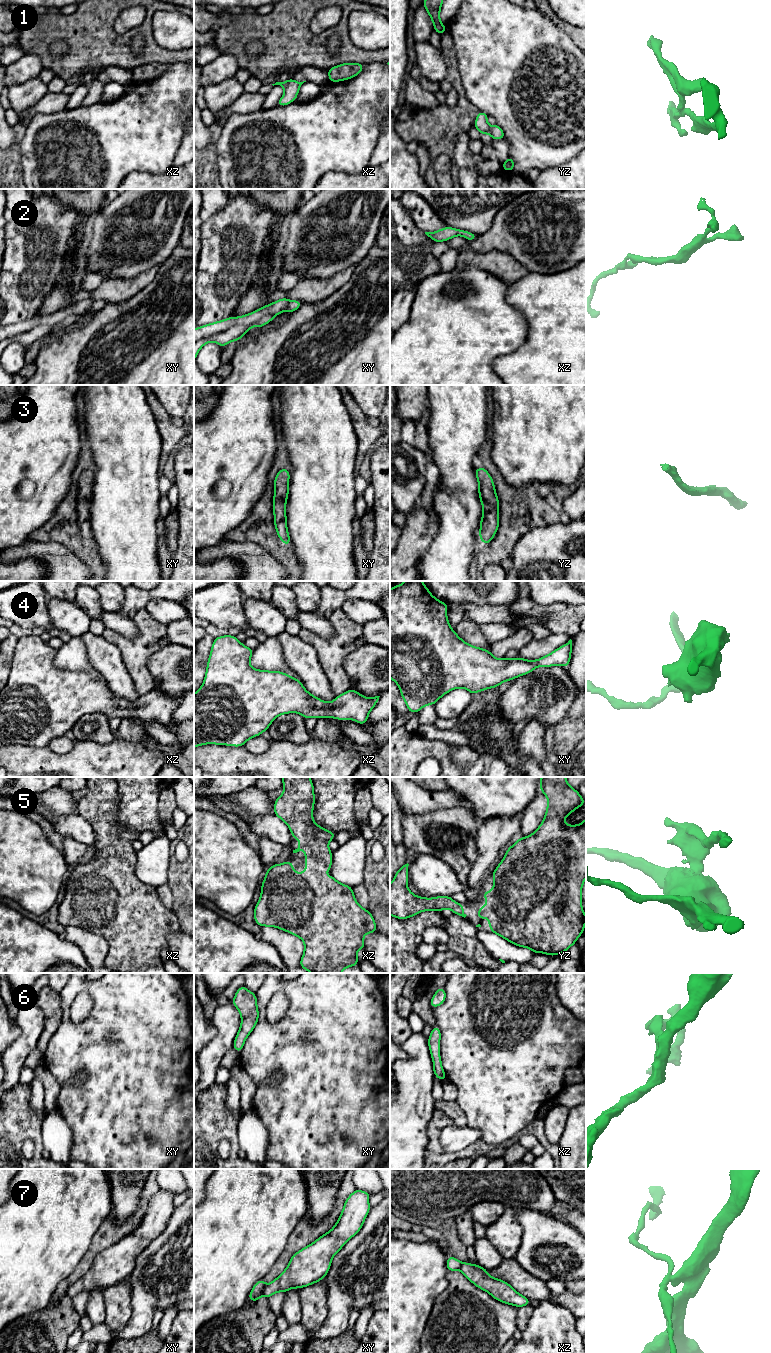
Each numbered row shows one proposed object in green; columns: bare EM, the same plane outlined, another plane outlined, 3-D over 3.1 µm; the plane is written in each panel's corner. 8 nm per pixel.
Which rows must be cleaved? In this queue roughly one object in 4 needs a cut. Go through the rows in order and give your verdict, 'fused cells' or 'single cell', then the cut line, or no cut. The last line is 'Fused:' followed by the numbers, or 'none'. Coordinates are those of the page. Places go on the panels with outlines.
1: single cell | no cut
2: single cell | no cut
3: single cell | no cut
4: single cell | no cut
5: single cell | no cut
6: single cell | no cut
7: fused cells | xy (266, 1285), (262, 1294)
Fused: 7

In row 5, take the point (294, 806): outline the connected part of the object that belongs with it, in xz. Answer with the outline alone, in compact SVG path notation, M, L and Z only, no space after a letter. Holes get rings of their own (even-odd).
M310 777L281 778L284 792L275 800L274 814L289 826L292 837L299 840L299 846L293 853L305 851L305 870L298 874L288 860L272 865L261 885L254 920L261 927L277 927L303 940L301 968L310 973L341 973L360 963L357 951L365 949L364 935L375 933L377 926L370 911L357 903L352 887L325 874L333 861L328 843L336 833L313 821L315 795Z

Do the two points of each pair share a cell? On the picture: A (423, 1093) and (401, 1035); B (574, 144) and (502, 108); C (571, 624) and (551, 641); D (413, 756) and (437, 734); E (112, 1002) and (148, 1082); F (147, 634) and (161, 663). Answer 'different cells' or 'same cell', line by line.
A: different cells
B: same cell
C: different cells
D: different cells
E: same cell
F: different cells

